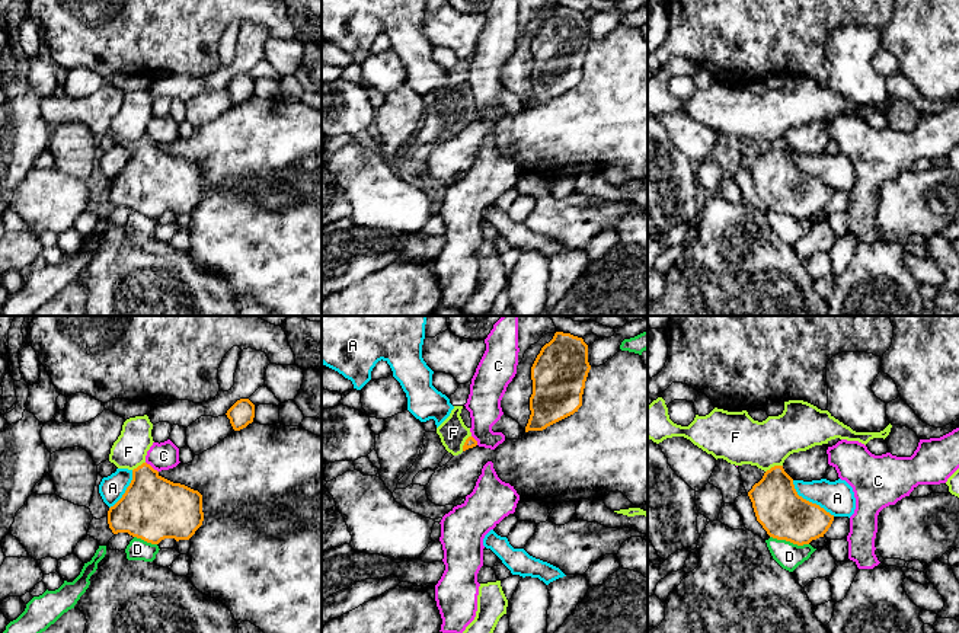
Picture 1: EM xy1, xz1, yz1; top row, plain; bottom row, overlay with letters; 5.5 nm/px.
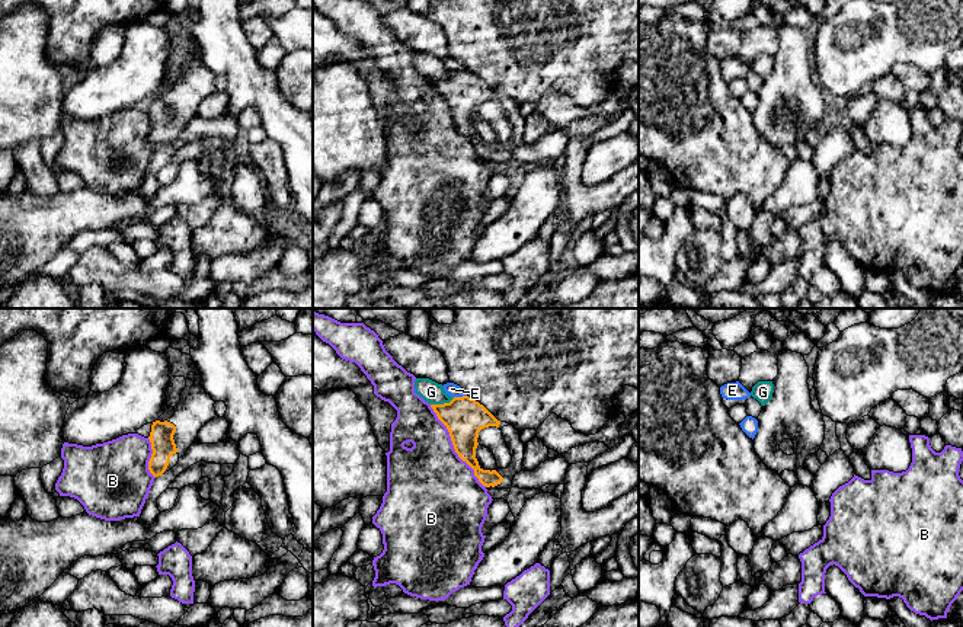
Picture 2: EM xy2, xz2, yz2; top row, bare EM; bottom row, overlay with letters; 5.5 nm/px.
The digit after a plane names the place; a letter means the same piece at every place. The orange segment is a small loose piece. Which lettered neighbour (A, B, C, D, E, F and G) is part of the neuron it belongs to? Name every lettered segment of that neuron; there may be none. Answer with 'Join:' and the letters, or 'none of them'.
Join: none of them

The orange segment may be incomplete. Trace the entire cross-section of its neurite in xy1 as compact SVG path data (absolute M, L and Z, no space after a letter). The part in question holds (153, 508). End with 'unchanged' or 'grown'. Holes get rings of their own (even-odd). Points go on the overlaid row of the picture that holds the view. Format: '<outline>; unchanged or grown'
M147 463L132 470L125 493L108 511L114 534L128 533L151 544L164 538L189 540L202 521L202 495L162 477Z; unchanged

